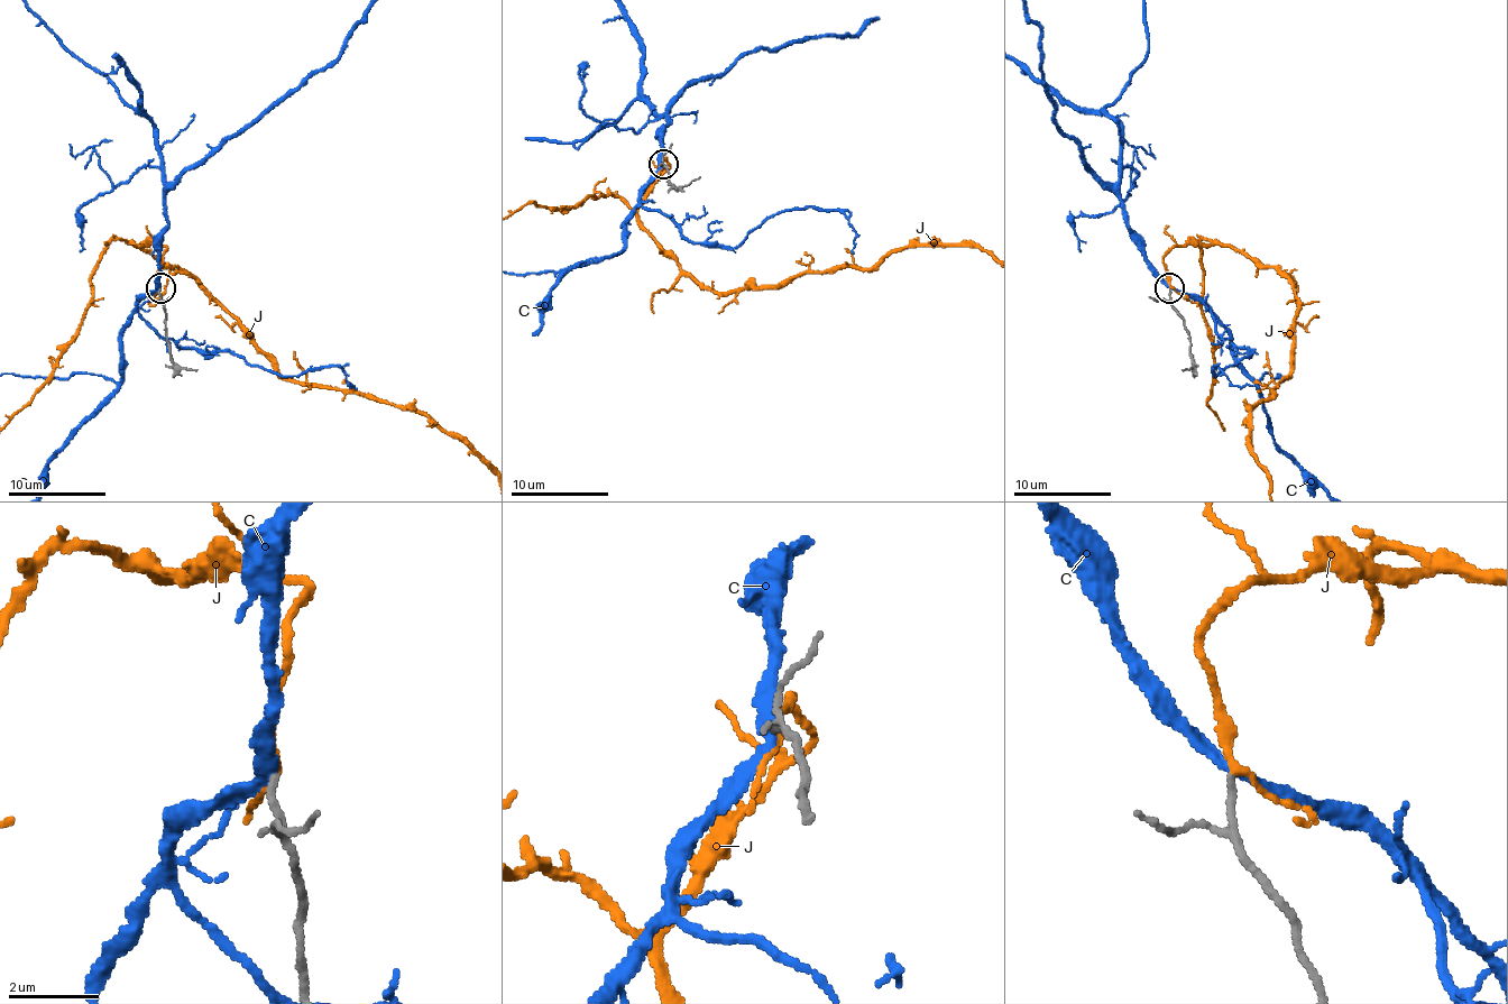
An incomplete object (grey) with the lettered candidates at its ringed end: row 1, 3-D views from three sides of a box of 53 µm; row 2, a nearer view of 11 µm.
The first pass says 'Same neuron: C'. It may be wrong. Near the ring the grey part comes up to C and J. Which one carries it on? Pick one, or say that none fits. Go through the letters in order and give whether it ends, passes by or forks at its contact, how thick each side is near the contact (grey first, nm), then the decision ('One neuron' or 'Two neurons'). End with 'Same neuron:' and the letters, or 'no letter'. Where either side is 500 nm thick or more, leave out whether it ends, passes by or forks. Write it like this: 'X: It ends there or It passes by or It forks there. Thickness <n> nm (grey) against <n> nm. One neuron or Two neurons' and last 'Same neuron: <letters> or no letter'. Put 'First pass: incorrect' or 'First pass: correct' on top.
First pass: incorrect
C: It passes by. Thickness 160 nm (grey) against 240 nm. Two neurons
J: It passes by. Thickness 160 nm (grey) against 150 nm. One neuron
Same neuron: J

